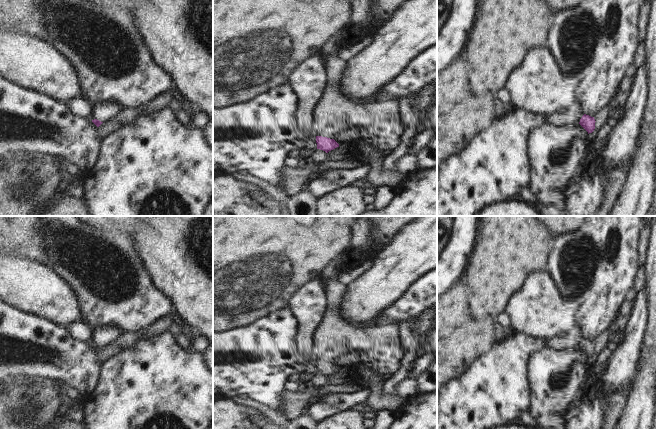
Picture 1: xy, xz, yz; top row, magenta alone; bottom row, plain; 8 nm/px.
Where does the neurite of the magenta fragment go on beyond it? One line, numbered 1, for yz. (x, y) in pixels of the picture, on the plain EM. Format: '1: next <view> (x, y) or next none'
1: next yz (571, 341)

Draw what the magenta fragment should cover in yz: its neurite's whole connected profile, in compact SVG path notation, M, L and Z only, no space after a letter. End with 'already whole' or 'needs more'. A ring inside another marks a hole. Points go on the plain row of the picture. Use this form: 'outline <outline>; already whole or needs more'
outline M576 326L569 334L545 340L545 347L554 350L573 350L580 348L587 356L595 353L595 343L584 337L581 329Z; needs more

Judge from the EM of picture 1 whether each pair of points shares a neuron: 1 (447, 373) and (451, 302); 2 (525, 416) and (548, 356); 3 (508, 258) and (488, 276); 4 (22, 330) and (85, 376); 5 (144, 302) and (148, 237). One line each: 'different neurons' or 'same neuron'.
1: same neuron
2: different neurons
3: same neuron
4: same neuron
5: different neurons

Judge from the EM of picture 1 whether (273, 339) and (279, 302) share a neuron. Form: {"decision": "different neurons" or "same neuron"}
{"decision": "different neurons"}

